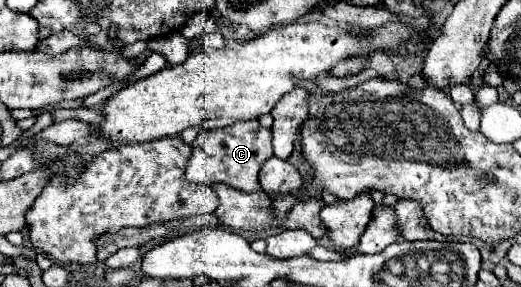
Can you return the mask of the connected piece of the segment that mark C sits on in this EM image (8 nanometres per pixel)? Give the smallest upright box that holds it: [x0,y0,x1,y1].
[186,120,272,192]

